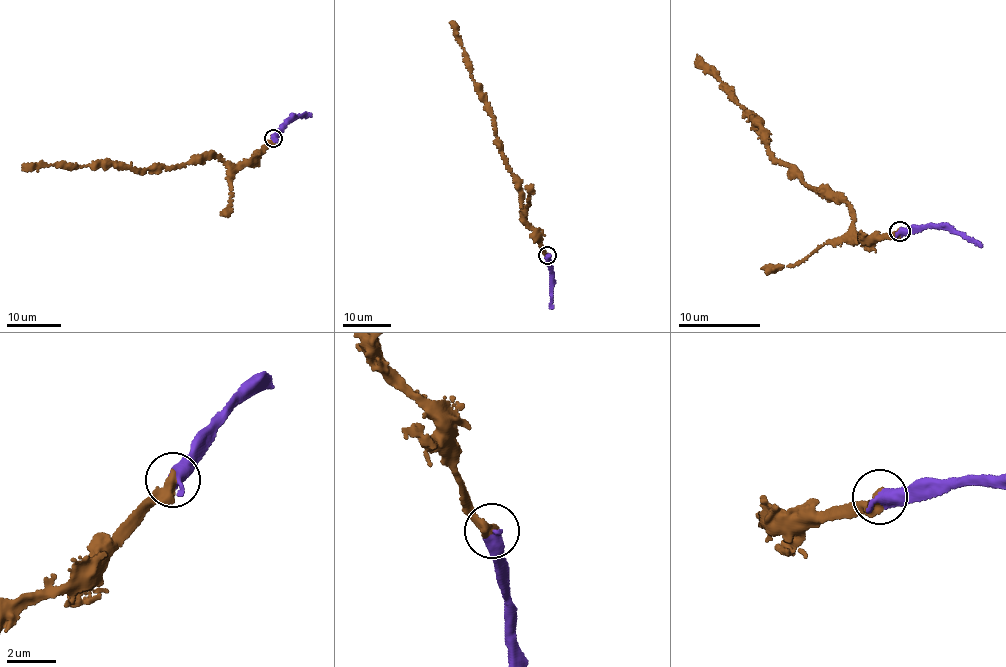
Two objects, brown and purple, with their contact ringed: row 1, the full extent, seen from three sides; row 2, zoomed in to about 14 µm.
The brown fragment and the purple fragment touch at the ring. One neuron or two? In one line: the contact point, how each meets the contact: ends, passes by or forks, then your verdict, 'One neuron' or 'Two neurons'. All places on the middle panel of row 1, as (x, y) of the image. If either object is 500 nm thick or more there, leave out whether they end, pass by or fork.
Place: (547, 255). One neuron

